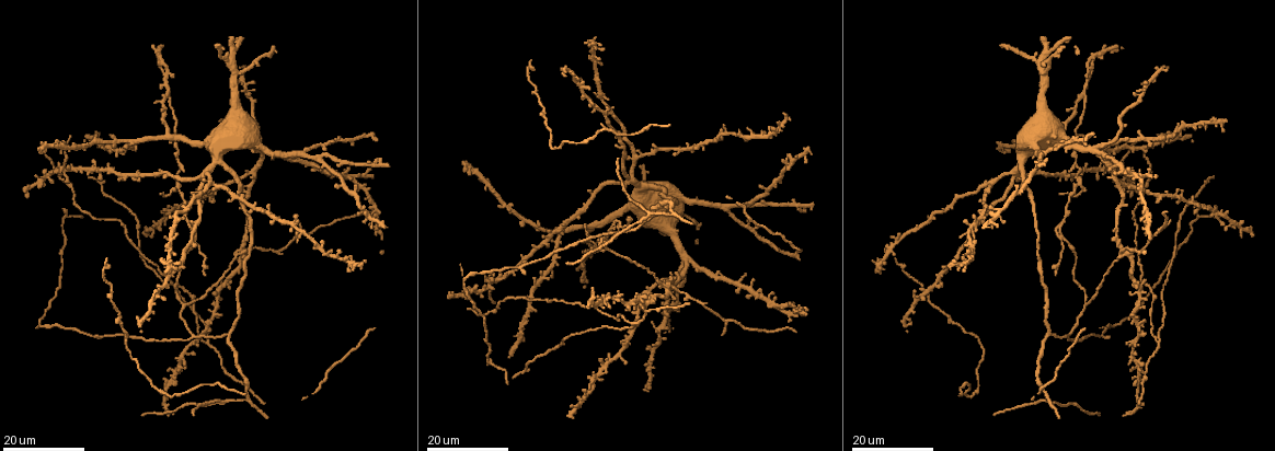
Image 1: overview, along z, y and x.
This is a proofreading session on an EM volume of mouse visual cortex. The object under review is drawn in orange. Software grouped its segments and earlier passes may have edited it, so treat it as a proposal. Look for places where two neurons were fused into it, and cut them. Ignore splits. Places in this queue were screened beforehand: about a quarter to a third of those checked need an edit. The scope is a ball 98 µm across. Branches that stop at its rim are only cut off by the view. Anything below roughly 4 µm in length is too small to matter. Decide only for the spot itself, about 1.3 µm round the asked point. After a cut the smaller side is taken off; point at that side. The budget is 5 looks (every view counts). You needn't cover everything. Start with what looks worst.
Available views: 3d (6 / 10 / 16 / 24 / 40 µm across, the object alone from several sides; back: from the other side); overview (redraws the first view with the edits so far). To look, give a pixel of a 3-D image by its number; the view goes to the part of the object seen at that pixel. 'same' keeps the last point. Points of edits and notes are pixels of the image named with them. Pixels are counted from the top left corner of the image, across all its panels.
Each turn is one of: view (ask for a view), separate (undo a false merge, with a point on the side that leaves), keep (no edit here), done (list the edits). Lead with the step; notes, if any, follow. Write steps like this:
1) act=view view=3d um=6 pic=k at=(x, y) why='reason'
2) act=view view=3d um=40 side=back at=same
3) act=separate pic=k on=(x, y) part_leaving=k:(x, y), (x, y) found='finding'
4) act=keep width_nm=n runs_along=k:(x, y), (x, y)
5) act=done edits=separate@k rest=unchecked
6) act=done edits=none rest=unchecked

act=view view=3d um=24 pic=1 at=(1081, 185) why='four arms meet'

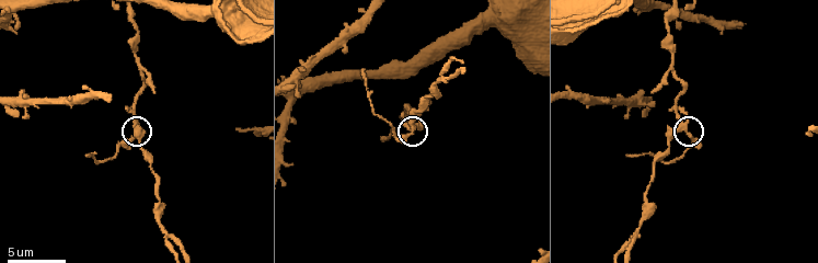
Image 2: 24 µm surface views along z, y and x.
act=view view=3d um=6 pic=2 at=(683, 127)

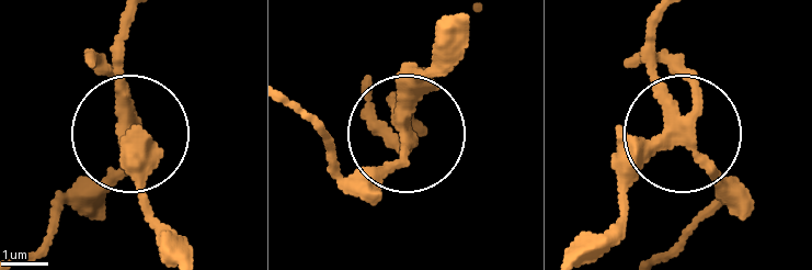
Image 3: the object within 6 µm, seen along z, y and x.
act=separate pic=3 on=(103, 72) arms=4 found='two neurons meet here'

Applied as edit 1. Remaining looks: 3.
act=view view=3d um=24 pic=1 at=(62, 166) why='looks like a crossing'

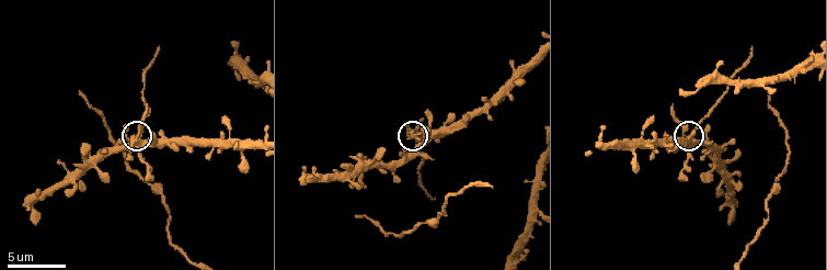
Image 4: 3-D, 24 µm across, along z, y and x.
act=view view=3d um=10 pic=4 at=(140, 139)

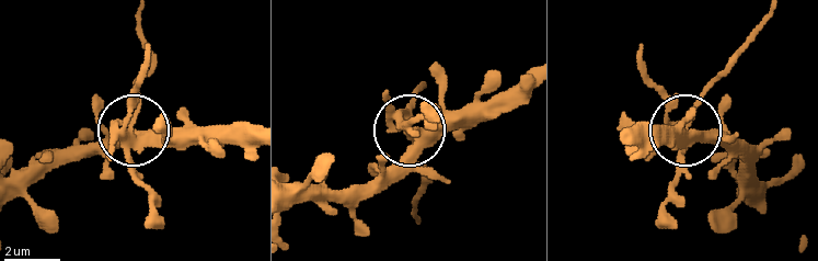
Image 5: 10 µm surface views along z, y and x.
act=separate pic=5 on=(135, 104) found='a second neuron is stuck on'

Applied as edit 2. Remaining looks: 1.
act=done edits=separate@3,separate@5 rest=unchecked

